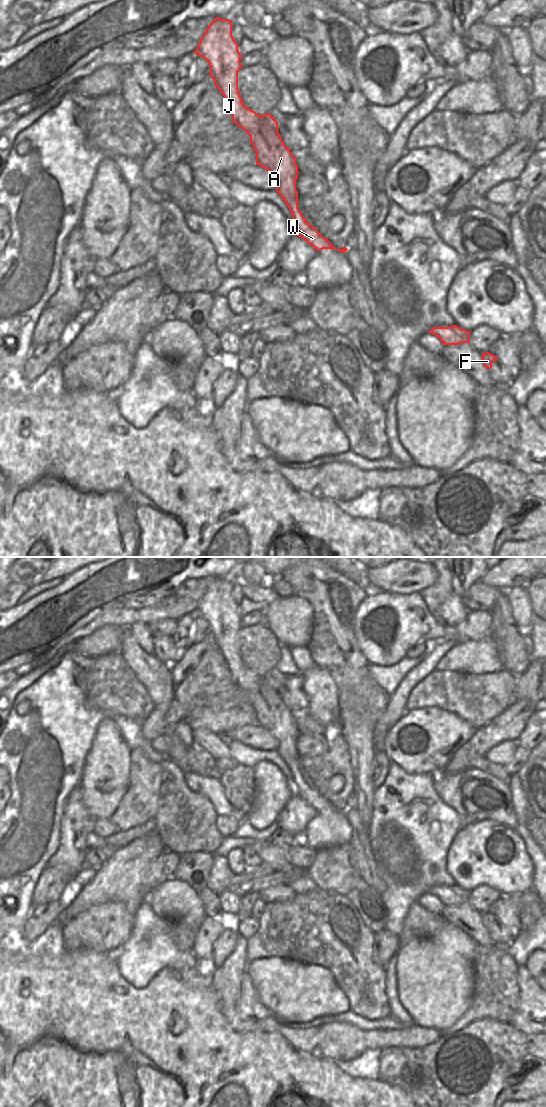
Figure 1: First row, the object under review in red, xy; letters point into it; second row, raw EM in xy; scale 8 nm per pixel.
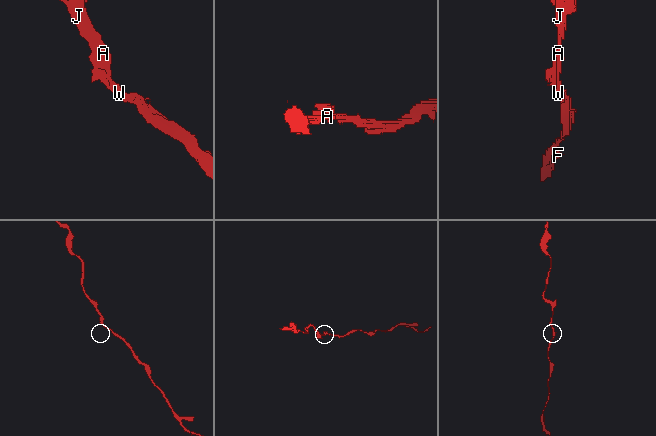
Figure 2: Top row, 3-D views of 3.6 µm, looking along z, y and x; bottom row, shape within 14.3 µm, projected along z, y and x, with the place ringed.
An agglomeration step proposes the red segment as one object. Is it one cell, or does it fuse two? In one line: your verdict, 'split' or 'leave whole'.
leave whole

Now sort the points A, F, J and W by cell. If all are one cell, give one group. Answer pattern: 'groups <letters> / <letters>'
groups A F J W

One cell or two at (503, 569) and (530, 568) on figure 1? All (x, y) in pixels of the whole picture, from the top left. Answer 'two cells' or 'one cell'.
one cell

